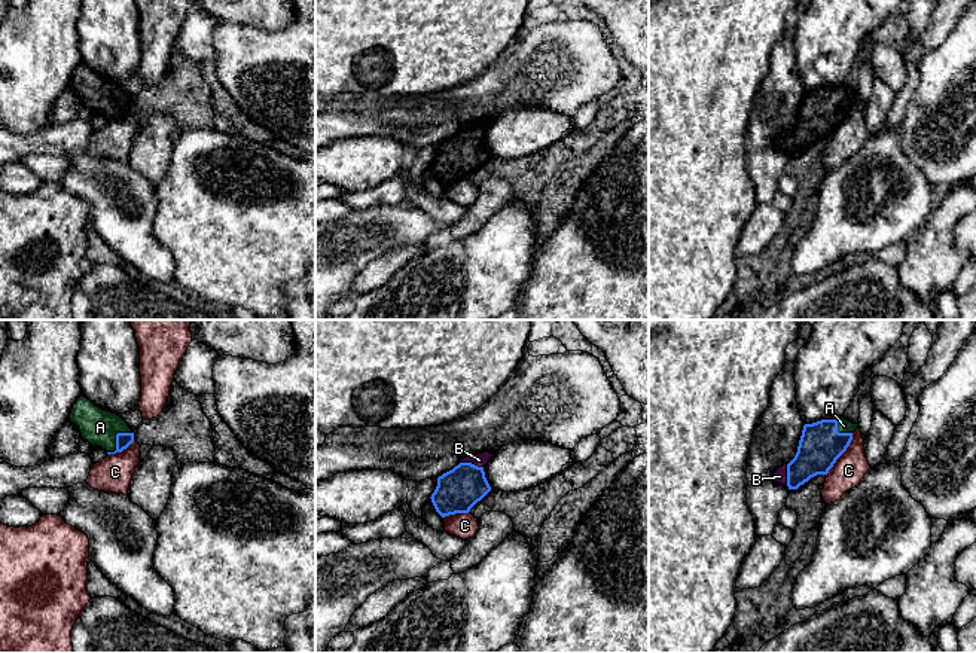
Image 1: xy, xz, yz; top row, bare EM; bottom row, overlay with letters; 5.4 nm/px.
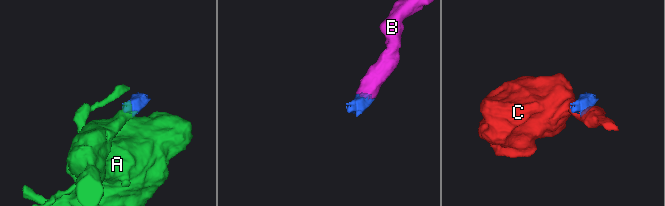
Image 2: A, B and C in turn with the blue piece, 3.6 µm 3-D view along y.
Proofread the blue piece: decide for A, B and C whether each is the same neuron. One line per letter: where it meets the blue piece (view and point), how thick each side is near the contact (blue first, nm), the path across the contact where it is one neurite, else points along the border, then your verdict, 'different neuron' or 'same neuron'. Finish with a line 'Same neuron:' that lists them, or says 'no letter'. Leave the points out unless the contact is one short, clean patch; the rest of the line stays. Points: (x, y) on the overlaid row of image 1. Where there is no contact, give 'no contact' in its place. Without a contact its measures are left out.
A: xy (116, 439) | 80/190 nm | across xy (122, 439), (116, 439), (100, 427) | same neuron
B: xz (470, 463) | 240/70 nm | across xz (458, 490), (469, 476), (470, 463), (479, 460) | same neuron
C: yz (842, 452) | 240/170 nm | along yz (853, 433), (850, 445), (826, 475) | different neuron
Same neuron: A, B

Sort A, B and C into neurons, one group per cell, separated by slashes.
A B / C

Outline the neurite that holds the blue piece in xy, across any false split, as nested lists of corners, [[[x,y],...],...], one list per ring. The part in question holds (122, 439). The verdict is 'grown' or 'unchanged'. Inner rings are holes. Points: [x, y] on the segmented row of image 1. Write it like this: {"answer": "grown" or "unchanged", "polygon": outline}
{"answer": "grown", "polygon": [[[80,396],[73,406],[70,421],[79,427],[85,440],[88,440],[92,446],[101,446],[109,455],[122,452],[134,442],[132,430],[119,415],[100,409],[83,396]]]}

